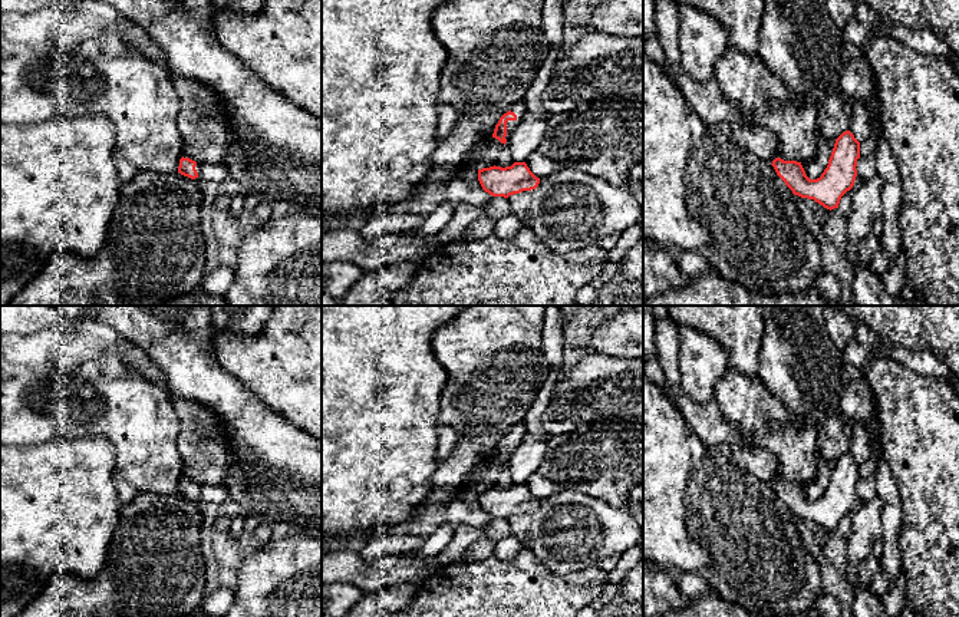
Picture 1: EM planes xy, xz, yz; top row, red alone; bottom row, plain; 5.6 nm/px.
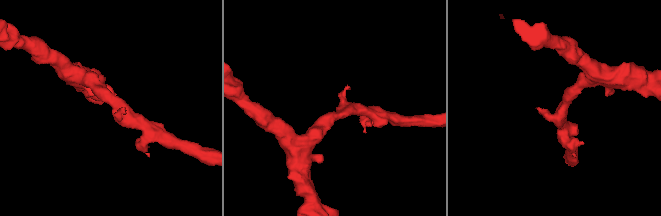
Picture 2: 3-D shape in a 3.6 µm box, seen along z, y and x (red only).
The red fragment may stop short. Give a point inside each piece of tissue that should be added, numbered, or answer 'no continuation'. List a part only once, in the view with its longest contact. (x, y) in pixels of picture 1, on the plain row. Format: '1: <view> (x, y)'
1: xz (518, 429)

